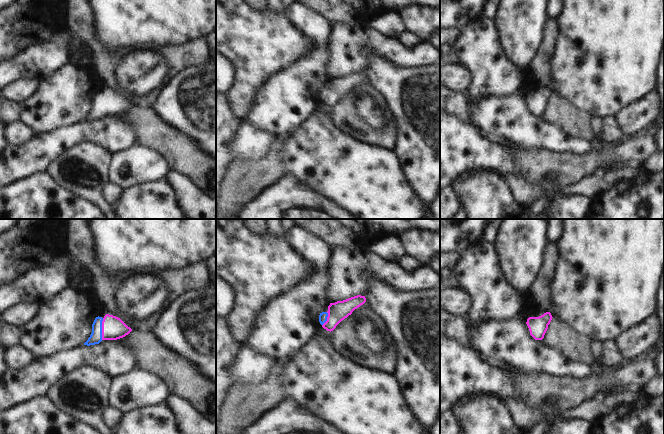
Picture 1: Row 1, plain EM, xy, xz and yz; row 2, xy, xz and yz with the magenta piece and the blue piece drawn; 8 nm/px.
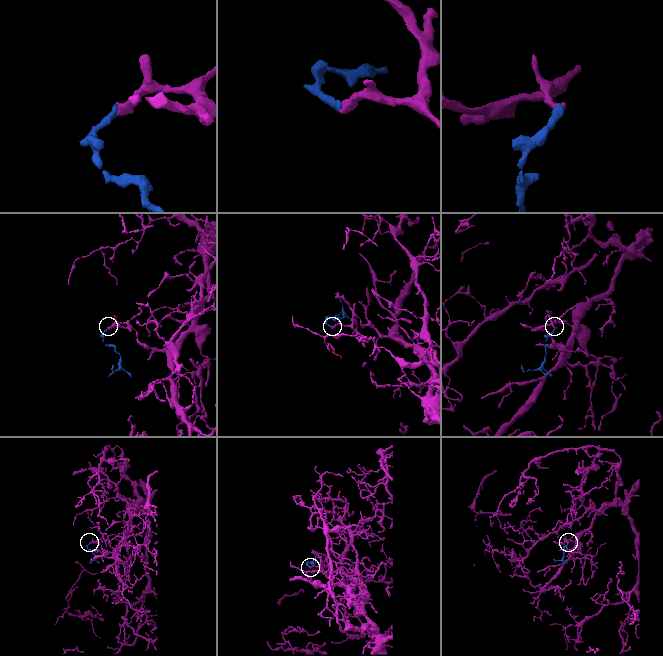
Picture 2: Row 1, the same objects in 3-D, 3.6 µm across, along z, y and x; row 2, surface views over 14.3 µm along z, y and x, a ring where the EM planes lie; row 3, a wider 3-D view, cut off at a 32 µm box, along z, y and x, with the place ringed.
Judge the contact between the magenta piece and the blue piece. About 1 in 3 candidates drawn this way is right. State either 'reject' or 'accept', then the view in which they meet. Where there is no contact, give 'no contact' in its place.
accept; contact in xy

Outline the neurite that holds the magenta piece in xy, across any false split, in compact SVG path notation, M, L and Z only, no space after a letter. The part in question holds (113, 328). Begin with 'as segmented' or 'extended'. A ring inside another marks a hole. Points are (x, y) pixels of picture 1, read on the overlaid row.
extended | M106 314L103 318L96 317L92 324L92 333L84 345L90 346L99 344L102 340L117 340L128 335L132 329L128 327L120 318Z

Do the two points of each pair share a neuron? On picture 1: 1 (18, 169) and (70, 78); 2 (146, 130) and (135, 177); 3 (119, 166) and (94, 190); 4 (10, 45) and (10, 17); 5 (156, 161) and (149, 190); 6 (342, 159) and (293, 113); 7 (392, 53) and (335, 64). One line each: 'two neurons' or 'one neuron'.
1: two neurons
2: two neurons
3: two neurons
4: one neuron
5: two neurons
6: two neurons
7: one neuron

